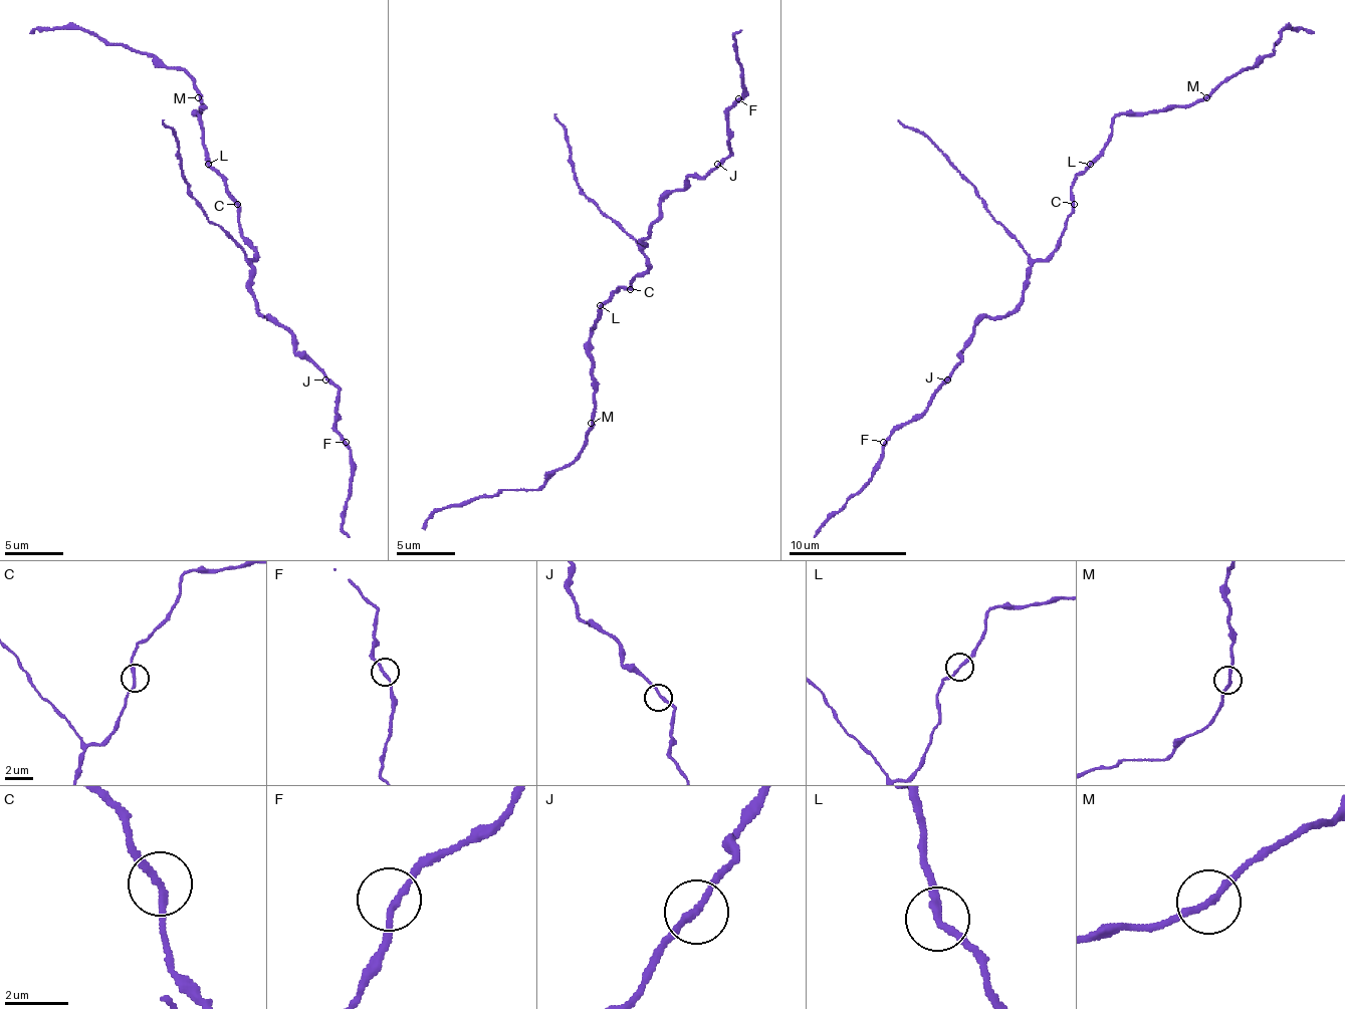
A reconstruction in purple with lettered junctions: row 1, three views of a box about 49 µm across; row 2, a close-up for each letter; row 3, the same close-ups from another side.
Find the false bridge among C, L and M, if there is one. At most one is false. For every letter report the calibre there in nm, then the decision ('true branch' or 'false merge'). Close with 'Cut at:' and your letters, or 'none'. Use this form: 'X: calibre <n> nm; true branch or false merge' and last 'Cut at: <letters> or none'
C: calibre 220 nm; true branch
L: calibre 200 nm; true branch
M: calibre 200 nm; true branch
Cut at: none

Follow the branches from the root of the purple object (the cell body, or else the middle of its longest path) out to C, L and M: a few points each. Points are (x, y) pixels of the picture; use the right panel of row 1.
C: (1068, 221), (1074, 203)
L: (1068, 221), (1071, 186), (1089, 165)
M: (1068, 221), (1071, 186), (1101, 153), (1118, 114), (1165, 111), (1192, 105), (1206, 97)

